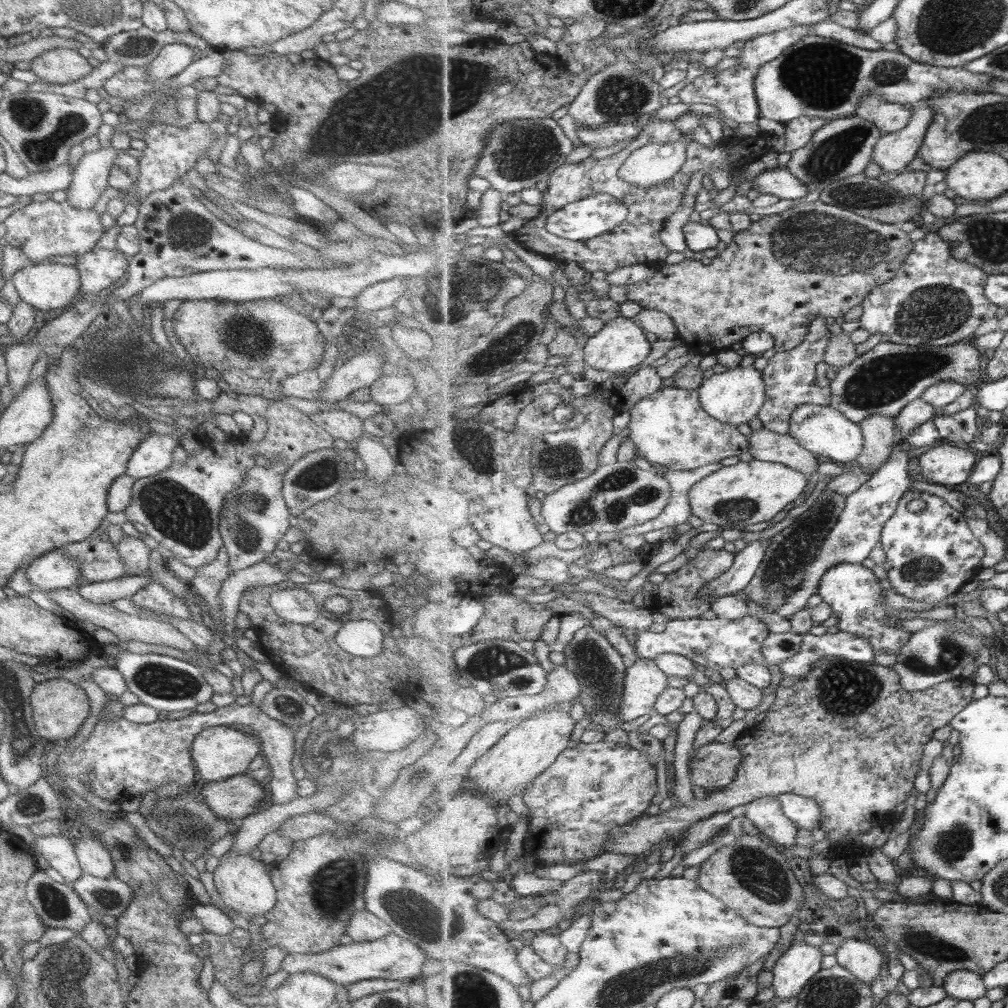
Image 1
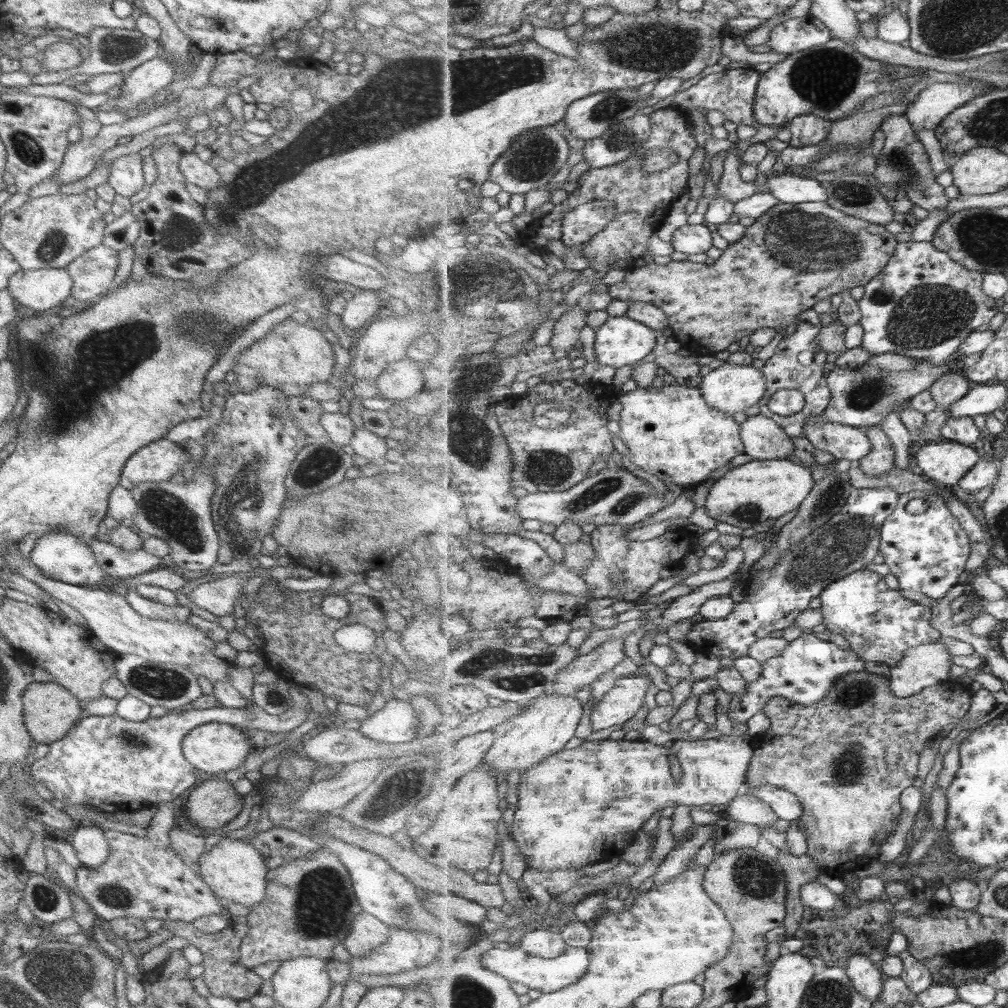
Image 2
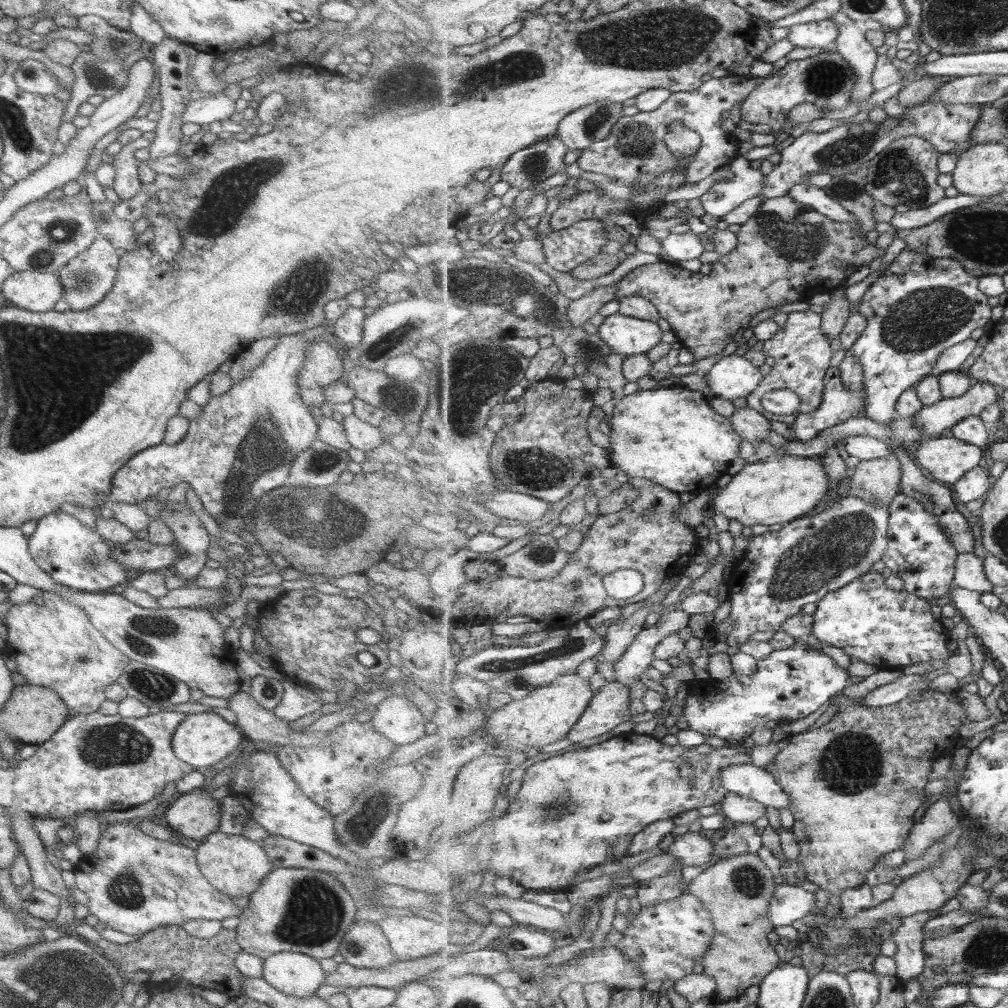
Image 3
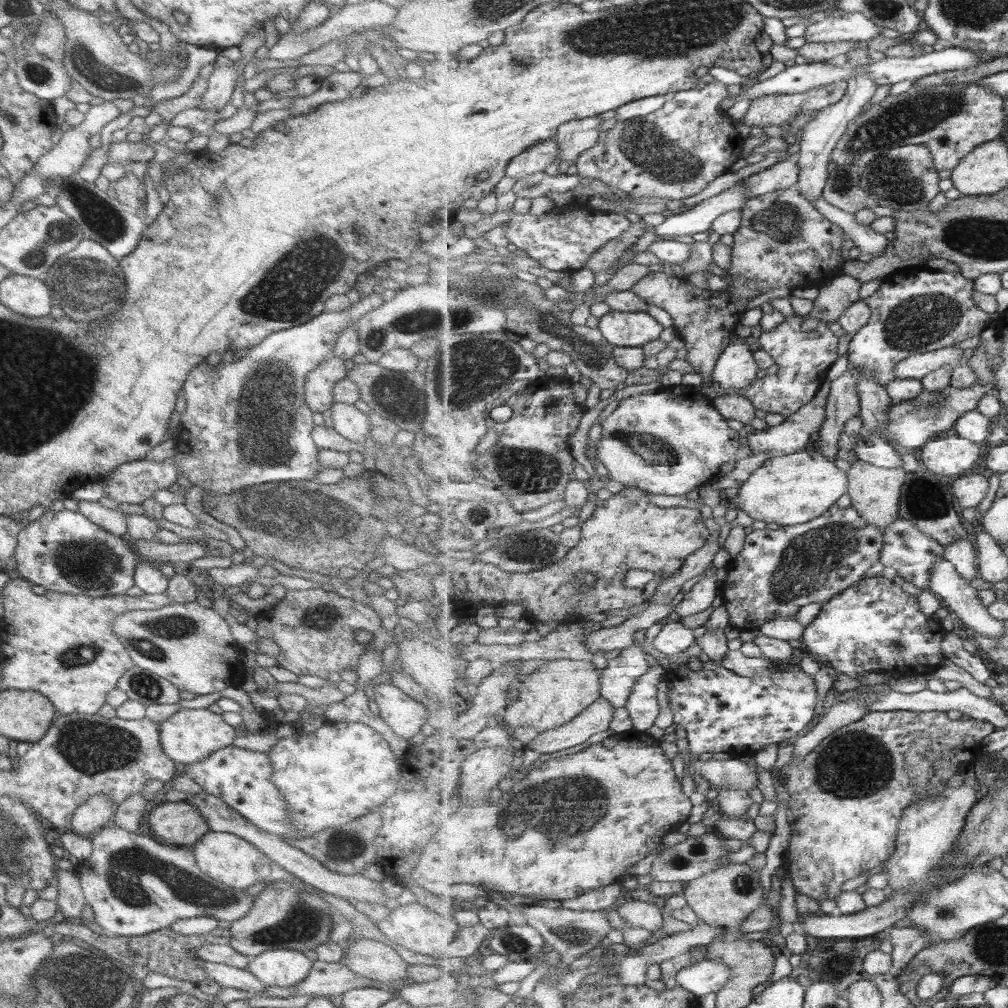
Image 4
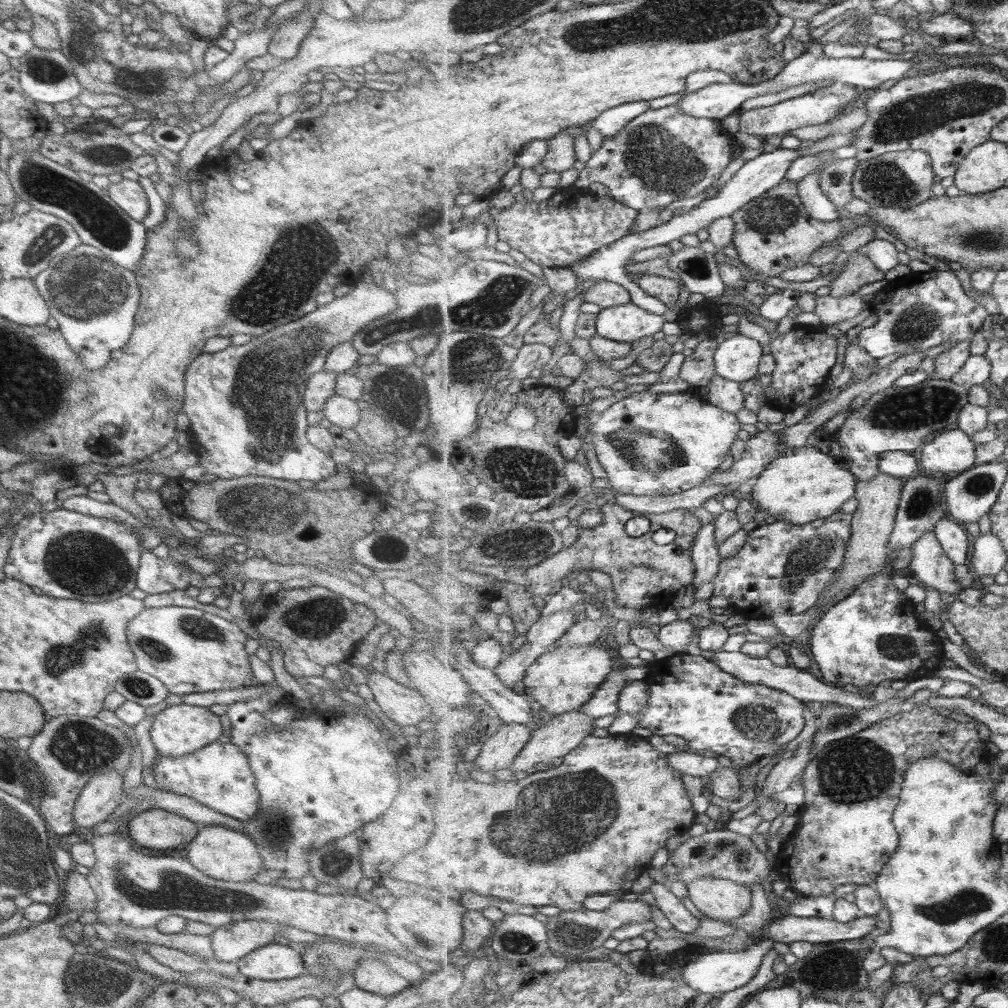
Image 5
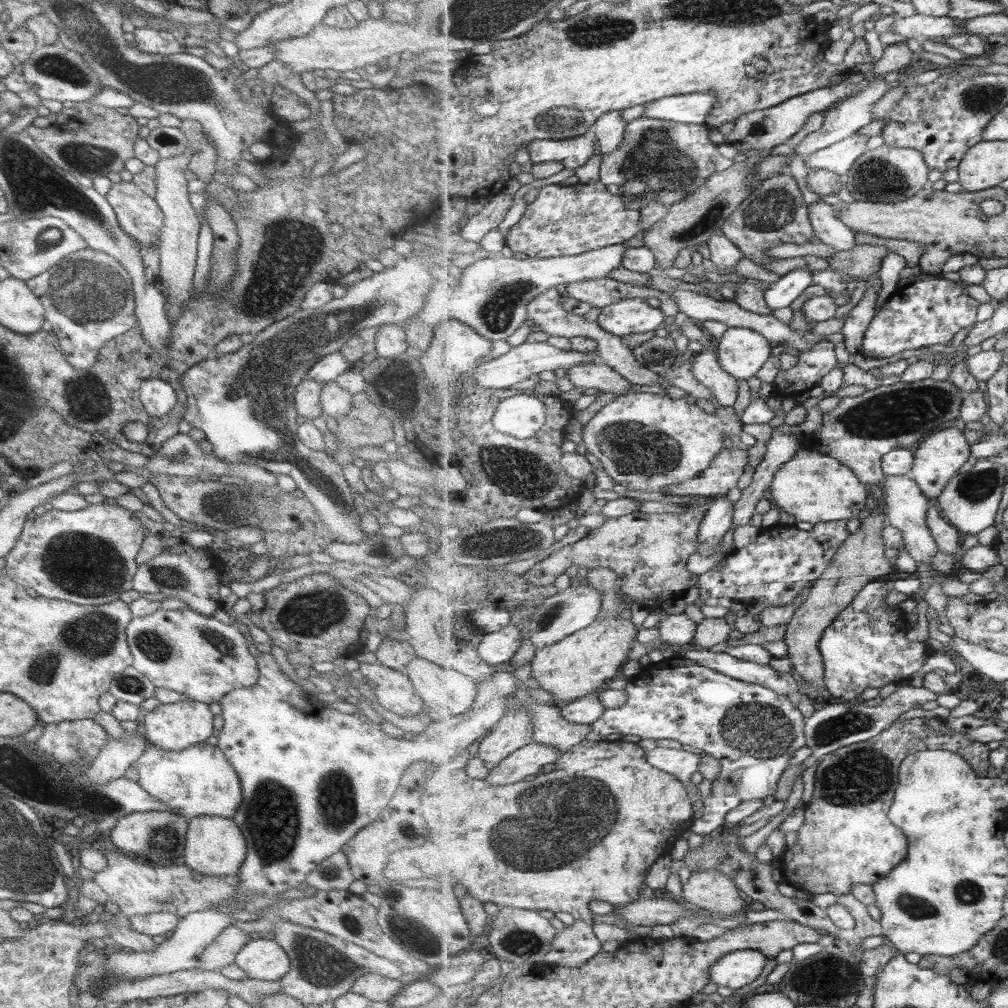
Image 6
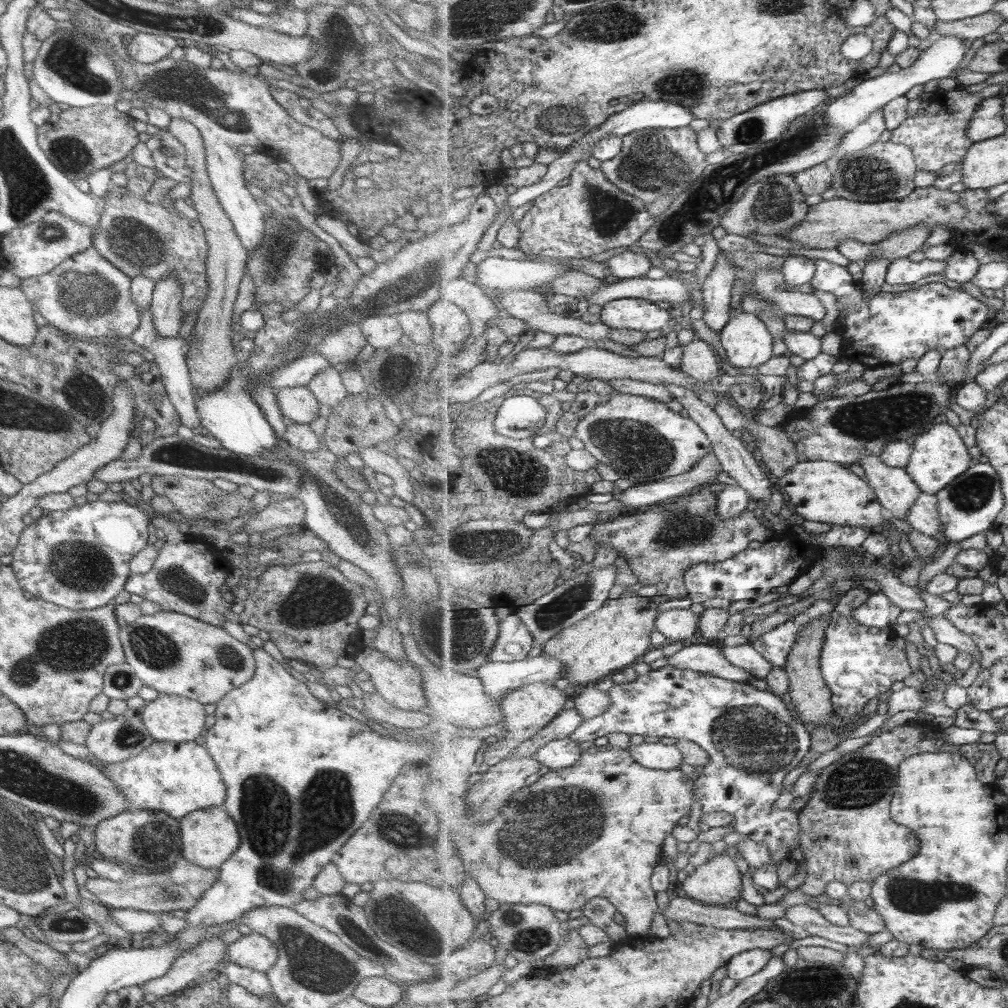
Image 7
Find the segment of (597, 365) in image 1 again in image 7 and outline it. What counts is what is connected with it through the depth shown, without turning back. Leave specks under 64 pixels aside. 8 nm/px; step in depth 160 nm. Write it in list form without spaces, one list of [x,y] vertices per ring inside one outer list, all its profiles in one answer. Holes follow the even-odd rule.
[[[620,298],[602,307],[600,320],[611,329],[639,330],[645,333],[659,329],[666,331],[667,322],[671,318],[668,311],[650,300]]]

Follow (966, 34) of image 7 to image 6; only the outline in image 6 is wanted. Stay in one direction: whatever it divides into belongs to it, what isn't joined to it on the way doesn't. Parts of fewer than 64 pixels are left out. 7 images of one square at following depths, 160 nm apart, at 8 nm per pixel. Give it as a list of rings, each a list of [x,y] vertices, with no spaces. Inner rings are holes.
[[[925,14],[912,15],[910,17],[896,17],[894,22],[894,32],[904,38],[947,38],[953,35],[965,34],[964,27],[966,20],[951,18],[950,16],[927,16]]]

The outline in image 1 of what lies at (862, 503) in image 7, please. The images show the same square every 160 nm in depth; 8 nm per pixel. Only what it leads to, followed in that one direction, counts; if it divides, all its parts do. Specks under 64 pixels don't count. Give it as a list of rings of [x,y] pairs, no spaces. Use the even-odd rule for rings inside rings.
[[[754,459],[723,466],[718,472],[706,476],[689,491],[692,515],[711,522],[719,529],[759,524],[775,518],[783,508],[795,502],[807,488],[808,476],[782,463]]]

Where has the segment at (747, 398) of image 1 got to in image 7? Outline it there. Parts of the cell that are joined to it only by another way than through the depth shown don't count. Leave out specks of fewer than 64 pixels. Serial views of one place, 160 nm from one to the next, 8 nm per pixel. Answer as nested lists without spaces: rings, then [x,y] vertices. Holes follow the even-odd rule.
[[[740,306],[737,308],[737,315],[723,328],[720,342],[729,364],[737,369],[755,370],[774,358],[775,338],[767,324],[755,313],[742,312]]]

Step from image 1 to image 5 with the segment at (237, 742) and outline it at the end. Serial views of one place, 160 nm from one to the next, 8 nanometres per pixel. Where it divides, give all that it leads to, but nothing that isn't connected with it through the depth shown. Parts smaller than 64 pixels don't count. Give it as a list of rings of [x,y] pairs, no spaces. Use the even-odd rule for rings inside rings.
[[[180,703],[169,705],[169,707],[155,713],[155,719],[153,719],[151,729],[149,729],[149,736],[157,756],[177,758],[185,754],[191,754],[195,750],[217,741],[222,731],[219,717],[207,708]]]

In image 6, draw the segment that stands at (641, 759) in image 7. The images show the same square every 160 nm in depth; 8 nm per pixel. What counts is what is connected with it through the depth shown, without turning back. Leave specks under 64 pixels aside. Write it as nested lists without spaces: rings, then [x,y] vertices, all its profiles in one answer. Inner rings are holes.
[[[655,747],[647,750],[645,754],[653,767],[659,767],[682,780],[686,784],[693,802],[701,800],[697,785],[691,783],[691,776],[695,772],[700,772],[701,755],[699,753],[695,754],[683,749]]]

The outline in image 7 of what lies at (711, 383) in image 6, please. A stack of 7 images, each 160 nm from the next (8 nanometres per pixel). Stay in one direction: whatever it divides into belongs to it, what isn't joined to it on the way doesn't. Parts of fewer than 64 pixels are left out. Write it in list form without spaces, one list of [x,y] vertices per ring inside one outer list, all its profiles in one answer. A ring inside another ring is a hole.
[[[694,338],[683,348],[681,370],[687,372],[689,377],[701,383],[713,383],[713,386],[722,378],[719,376],[718,354],[715,348],[699,338]]]

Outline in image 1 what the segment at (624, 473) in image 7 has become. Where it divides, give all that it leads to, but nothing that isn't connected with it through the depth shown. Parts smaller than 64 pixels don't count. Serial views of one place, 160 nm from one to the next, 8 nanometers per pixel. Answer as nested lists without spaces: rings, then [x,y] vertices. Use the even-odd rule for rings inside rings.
[[[677,386],[663,387],[647,399],[639,402],[630,409],[630,422],[628,423],[629,438],[636,442],[640,457],[655,467],[675,472],[695,472],[699,468],[720,463],[724,458],[739,456],[749,452],[751,440],[747,439],[731,423],[721,422],[713,418],[702,406],[698,390],[684,390]]]

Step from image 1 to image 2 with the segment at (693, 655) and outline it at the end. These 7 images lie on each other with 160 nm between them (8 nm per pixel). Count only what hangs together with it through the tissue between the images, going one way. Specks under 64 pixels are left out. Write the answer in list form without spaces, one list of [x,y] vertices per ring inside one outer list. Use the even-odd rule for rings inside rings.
[[[899,411],[891,413],[878,426],[887,433],[894,443],[895,469],[906,470],[909,468],[909,460],[911,460],[911,444],[913,444],[914,436],[899,415]],[[891,487],[855,488],[848,503],[827,524],[812,532],[797,546],[784,552],[772,568],[760,570],[752,584],[747,585],[745,600],[724,619],[703,619],[693,623],[684,641],[693,651],[727,656],[731,659],[749,654],[751,646],[767,638],[773,630],[795,625],[799,616],[809,609],[813,598],[820,598],[832,582],[857,573],[873,562],[879,554],[881,526],[892,515],[899,502],[899,491]]]

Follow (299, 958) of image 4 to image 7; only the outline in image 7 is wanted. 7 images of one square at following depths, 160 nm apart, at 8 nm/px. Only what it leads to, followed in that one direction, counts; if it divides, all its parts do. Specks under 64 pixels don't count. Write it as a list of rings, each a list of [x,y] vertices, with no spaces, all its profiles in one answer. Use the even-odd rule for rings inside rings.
[[[259,934],[242,935],[227,946],[227,962],[257,972],[267,972],[276,963],[276,958],[275,946]]]

